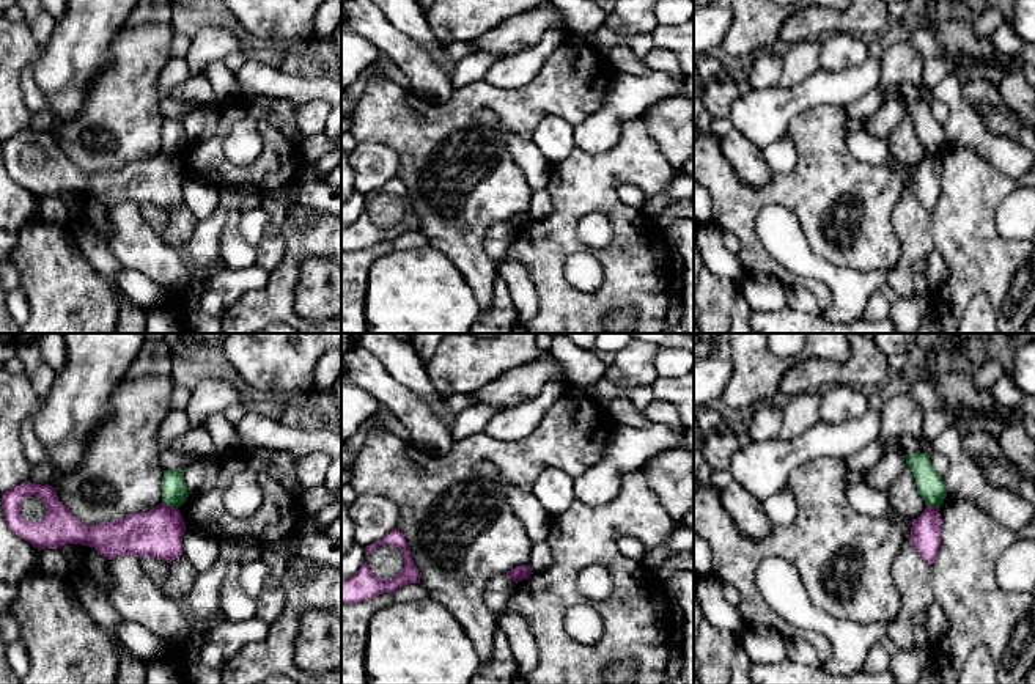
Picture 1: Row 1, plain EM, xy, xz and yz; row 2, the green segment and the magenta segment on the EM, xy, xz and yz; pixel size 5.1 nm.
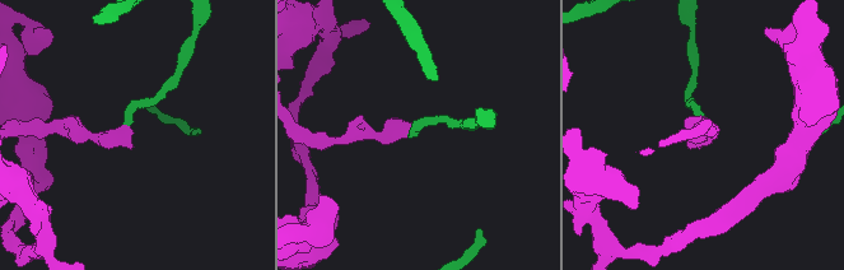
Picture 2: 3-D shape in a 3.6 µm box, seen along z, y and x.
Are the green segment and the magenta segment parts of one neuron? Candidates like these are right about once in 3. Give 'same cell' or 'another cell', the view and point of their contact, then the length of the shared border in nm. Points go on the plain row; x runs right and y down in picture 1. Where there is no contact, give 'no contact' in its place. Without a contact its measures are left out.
another cell | xy (170, 153) | 90 nm

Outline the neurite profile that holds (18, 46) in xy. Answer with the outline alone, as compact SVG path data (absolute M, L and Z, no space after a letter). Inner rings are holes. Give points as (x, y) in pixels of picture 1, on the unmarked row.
M0 16L0 140L28 129L31 112L24 102L20 72L44 53L25 22Z

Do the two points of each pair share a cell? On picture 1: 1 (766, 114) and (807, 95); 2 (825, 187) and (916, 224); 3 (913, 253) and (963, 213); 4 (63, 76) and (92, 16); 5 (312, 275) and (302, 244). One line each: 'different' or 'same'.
1: same
2: different
3: different
4: same
5: different

